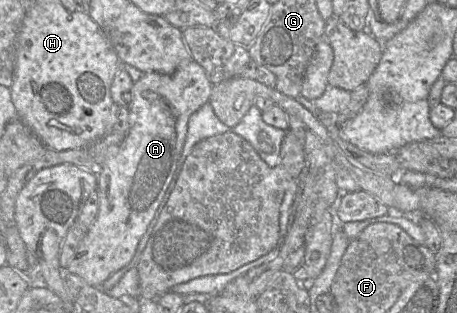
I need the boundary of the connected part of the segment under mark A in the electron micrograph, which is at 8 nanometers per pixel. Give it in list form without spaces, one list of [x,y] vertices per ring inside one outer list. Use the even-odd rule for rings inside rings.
[[[194,60],[183,61],[173,74],[156,72],[143,73],[134,82],[130,92],[128,111],[130,128],[125,140],[109,148],[101,171],[97,174],[97,195],[99,209],[90,228],[77,248],[77,251],[64,269],[73,273],[94,287],[101,285],[115,272],[129,264],[136,254],[141,239],[150,234],[153,222],[164,208],[170,192],[178,178],[185,158],[181,157],[187,136],[190,117],[208,103],[213,84],[204,69]]]

